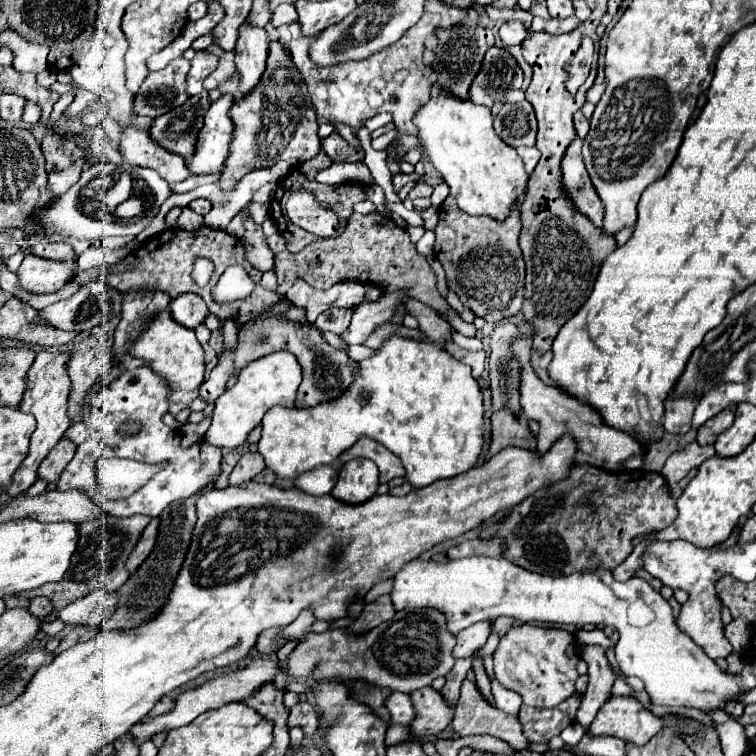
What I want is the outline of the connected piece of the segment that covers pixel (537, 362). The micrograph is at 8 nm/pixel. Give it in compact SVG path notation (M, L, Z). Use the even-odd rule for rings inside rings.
M533 351L531 353L531 365L533 365L533 371L537 371L537 377L543 379L547 385L551 383L549 375L547 375L547 365L551 361L551 353L537 353Z

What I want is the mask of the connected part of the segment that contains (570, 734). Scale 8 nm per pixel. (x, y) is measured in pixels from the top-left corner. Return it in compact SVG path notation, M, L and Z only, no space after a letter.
M573 723L573 725L569 725L569 727L565 727L563 731L561 731L561 739L567 743L567 745L577 745L579 741L581 741L581 737L587 733L587 729L583 727L583 725L577 725L577 723Z

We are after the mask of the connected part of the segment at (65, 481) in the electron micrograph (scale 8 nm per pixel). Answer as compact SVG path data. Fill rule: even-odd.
M139 367L133 371L125 371L121 377L117 377L113 383L103 387L91 400L91 435L77 447L75 457L69 461L65 471L61 473L57 481L57 489L81 489L85 495L89 495L95 503L101 505L105 515L115 517L131 517L137 513L159 517L163 509L179 499L187 499L195 495L199 489L207 487L209 483L217 481L221 473L221 457L223 451L219 447L213 447L205 443L205 453L201 453L201 445L191 445L189 449L181 447L181 433L167 427L161 417L169 409L167 399L167 385L165 379L159 377L149 367ZM123 423L139 423L141 431L133 437L121 437L117 433L117 427ZM99 457L128 458L151 465L165 463L165 477L151 477L147 485L143 485L137 493L133 493L129 499L123 501L107 501L99 489L95 479L95 463Z

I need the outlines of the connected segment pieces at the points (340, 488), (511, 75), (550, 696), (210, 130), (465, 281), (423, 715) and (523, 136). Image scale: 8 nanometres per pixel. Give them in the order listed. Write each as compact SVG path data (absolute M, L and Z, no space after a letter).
M353 459L343 465L339 473L339 481L331 495L337 501L345 501L349 505L359 505L369 501L377 493L377 465L369 459Z
M491 47L469 89L469 95L473 103L491 107L495 101L505 101L505 93L509 89L519 89L521 83L523 71L519 69L517 61L505 49Z
M527 623L517 625L501 637L493 653L495 677L505 689L519 693L525 705L555 707L575 693L575 681L579 677L575 669L579 659L573 659L575 655L575 637L571 633L563 629L533 627Z
M225 95L217 99L205 113L205 125L197 135L197 149L193 151L193 157L185 159L193 175L217 173L223 169L225 157L229 155L229 141L233 135L233 123L227 115L231 105L231 97Z
M449 195L439 207L439 223L435 227L435 259L447 273L447 285L461 303L487 323L499 323L521 311L525 287L525 263L519 249L521 219L511 213L509 219L497 223L491 217L471 217L463 213Z
M425 687L419 691L409 693L413 701L413 709L417 713L413 725L409 725L411 737L429 737L439 735L453 719L453 709L439 691L433 687Z
M529 101L505 103L495 117L495 133L511 147L535 145L537 119Z

